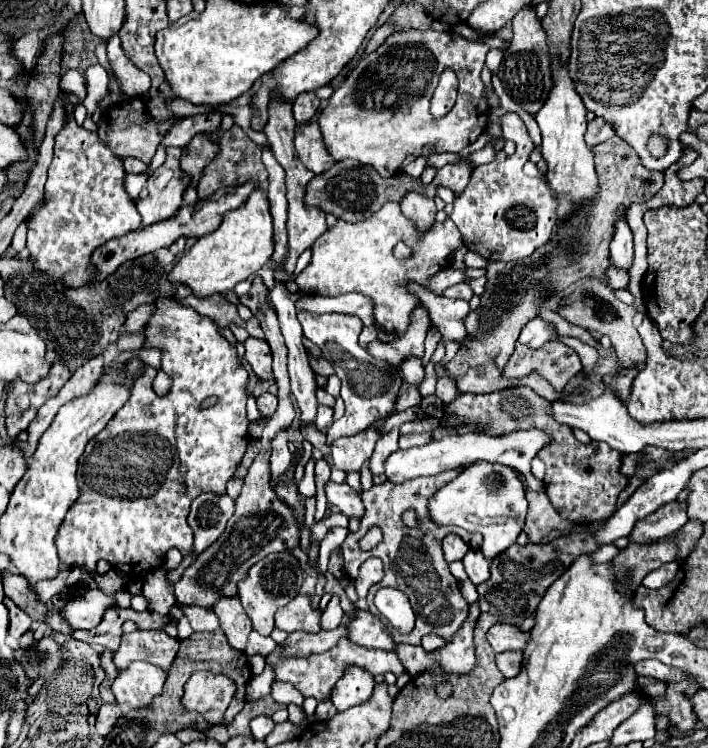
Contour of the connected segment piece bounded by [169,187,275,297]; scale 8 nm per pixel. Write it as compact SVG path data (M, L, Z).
M257 187L243 203L243 207L225 213L221 225L213 233L207 233L197 239L191 251L183 255L175 269L169 273L169 279L175 281L177 285L183 283L191 287L197 297L223 293L227 289L233 289L239 281L247 279L251 273L259 271L263 265L267 265L273 255L273 247L275 237L273 219L269 213L269 199L263 187Z

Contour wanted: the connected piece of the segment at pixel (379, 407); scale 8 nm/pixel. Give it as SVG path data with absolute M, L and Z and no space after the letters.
M297 311L297 319L303 327L303 337L315 343L323 357L333 365L335 375L341 379L341 399L345 401L345 415L331 423L327 431L327 443L355 435L371 427L377 419L389 417L395 407L395 399L401 387L401 375L395 367L373 359L365 349L359 347L358 338L364 327L357 315L343 315L343 313L325 313L313 315L307 311Z

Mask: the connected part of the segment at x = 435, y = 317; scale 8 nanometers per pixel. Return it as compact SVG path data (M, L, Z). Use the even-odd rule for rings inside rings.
M417 291L417 297L421 303L425 303L427 313L431 315L431 323L439 329L443 341L455 341L463 345L467 339L463 317L469 313L469 303L463 299L439 297L431 291Z

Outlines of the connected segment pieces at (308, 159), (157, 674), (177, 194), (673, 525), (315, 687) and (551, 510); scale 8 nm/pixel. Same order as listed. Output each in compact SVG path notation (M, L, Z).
M311 121L305 125L297 125L295 131L295 149L303 165L313 171L315 175L331 169L335 165L333 157L329 155L323 135L319 131L319 123Z
M131 663L129 669L119 671L119 677L113 681L111 689L113 689L115 699L117 699L119 705L127 705L129 709L141 709L141 707L149 707L153 703L153 699L157 695L161 695L165 677L167 677L167 673L161 671L155 665L149 665L149 663Z
M167 147L167 161L147 179L149 197L135 201L143 217L141 225L169 219L183 205L183 193L191 183L191 175L181 169L181 155L183 151L179 147Z
M673 501L659 507L655 513L647 515L645 519L637 521L633 531L629 533L629 539L633 543L651 543L655 539L679 531L687 521L689 521L687 501Z
M341 639L341 643L337 643L337 647L325 651L325 653L319 653L319 655L313 653L313 655L307 655L307 657L287 657L287 659L281 659L279 663L273 665L277 679L289 681L291 685L295 685L303 693L303 697L315 697L317 701L329 699L335 683L343 677L347 667L361 667L367 673L371 673L373 677L375 675L385 675L389 671L395 673L397 677L401 673L405 673L405 667L403 667L403 663L399 663L397 653L367 649L367 647L361 647L361 645L357 645L349 639Z
M521 475L521 481L525 487L525 497L529 501L529 511L527 511L523 531L529 535L531 543L539 543L551 529L573 527L573 523L569 523L567 519L561 519L561 515L555 511L555 507L551 505L551 501L543 489L541 491L529 491L523 475Z

